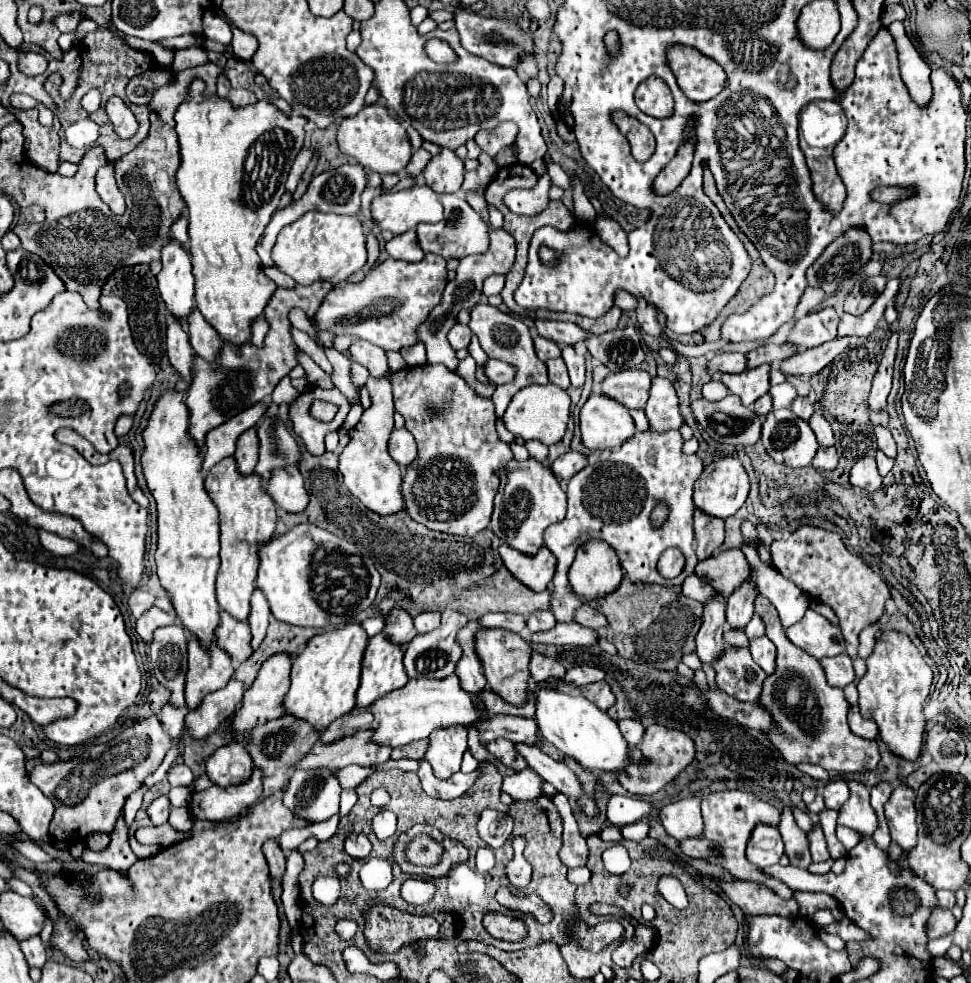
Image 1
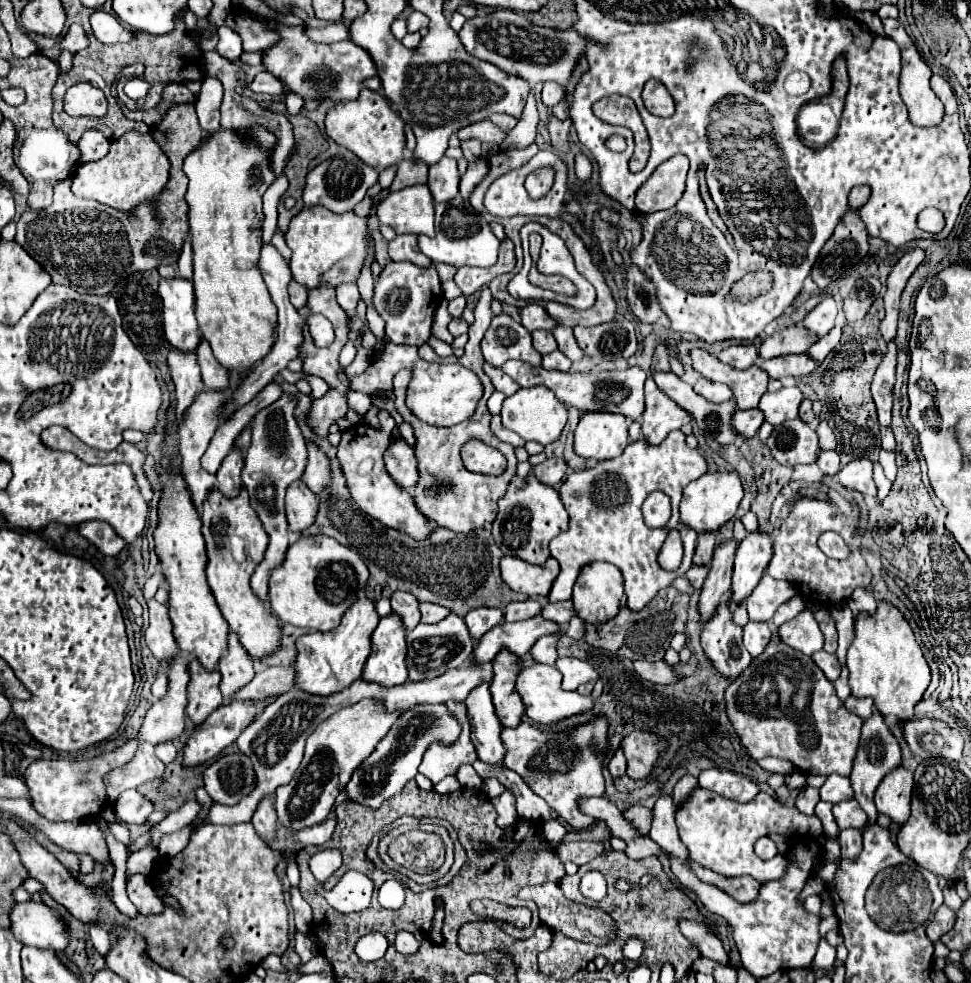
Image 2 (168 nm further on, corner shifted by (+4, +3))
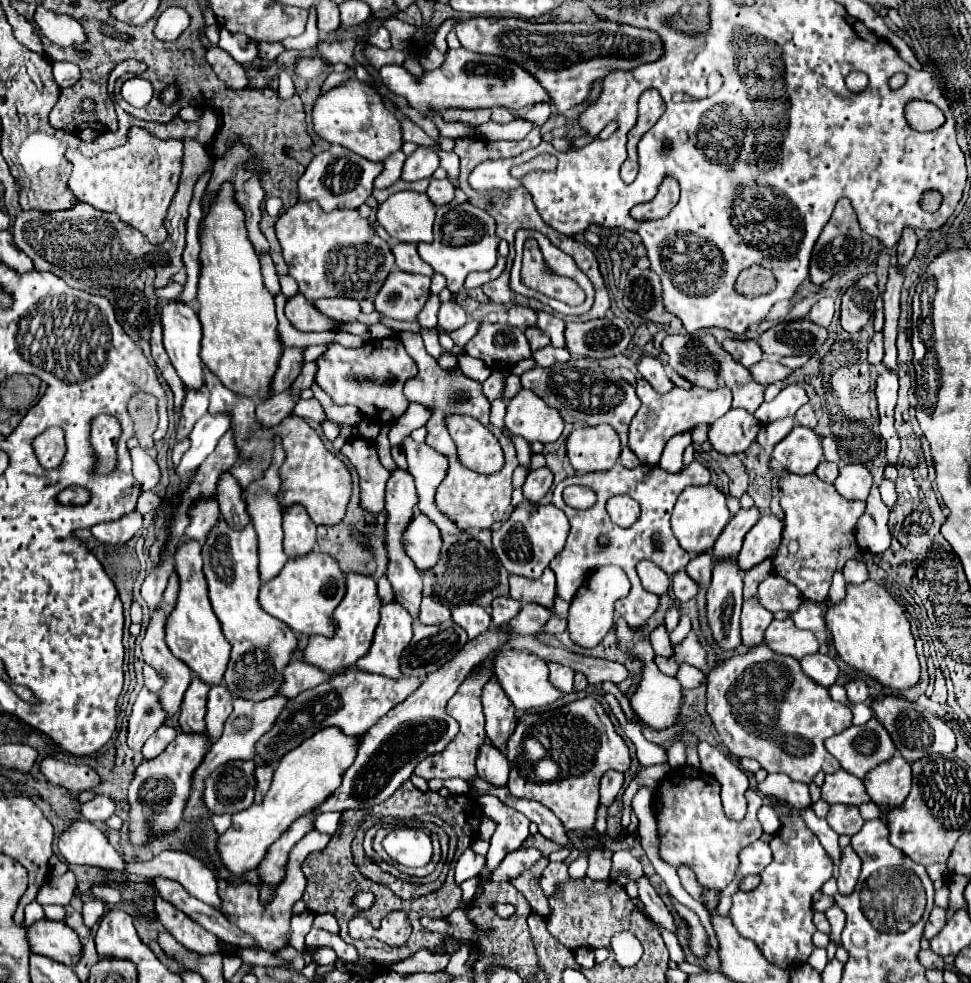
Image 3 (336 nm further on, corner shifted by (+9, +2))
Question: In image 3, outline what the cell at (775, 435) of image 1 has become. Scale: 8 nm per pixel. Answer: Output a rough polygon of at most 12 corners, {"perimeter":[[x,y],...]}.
{"perimeter":[[796,426],[772,456],[788,472],[814,474],[824,460],[818,434]]}

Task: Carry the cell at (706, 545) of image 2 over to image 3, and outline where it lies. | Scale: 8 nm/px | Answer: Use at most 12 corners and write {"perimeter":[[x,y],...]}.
{"perimeter":[[708,552],[694,556],[686,574],[708,586],[712,578],[712,558]]}

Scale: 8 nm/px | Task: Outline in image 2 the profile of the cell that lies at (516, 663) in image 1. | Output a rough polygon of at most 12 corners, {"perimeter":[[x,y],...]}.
{"perimeter":[[519,655],[493,657],[491,695],[505,727],[517,727],[525,713],[513,687]]}

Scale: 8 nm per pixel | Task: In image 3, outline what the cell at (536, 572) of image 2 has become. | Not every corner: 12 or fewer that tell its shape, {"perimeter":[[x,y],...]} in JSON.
{"perimeter":[[550,568],[540,580],[510,576],[510,596],[554,606],[556,580]]}

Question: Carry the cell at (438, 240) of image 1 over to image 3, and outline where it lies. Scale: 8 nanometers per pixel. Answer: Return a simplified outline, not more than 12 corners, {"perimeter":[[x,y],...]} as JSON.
{"perimeter":[[470,202],[440,206],[418,254],[456,294],[494,268],[496,222]]}

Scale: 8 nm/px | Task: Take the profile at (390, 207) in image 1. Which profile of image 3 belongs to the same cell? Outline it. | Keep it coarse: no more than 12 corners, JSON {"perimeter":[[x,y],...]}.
{"perimeter":[[396,192],[376,218],[396,242],[432,242],[436,206]]}

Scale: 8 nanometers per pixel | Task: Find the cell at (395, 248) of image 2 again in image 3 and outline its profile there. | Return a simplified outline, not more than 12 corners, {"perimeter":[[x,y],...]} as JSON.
{"perimeter":[[394,244],[396,266],[402,272],[432,278],[416,244]]}

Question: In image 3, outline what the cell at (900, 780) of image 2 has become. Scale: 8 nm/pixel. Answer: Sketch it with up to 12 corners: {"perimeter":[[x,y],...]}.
{"perimeter":[[898,752],[864,776],[872,802],[900,806],[912,768]]}

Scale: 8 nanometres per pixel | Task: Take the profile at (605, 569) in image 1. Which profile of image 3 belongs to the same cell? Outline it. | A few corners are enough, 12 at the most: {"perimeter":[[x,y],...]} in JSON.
{"perimeter":[[620,568],[592,572],[568,612],[570,640],[594,648],[628,596]]}

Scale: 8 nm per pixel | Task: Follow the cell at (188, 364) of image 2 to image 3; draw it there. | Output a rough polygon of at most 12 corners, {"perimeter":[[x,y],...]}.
{"perimeter":[[186,390],[178,422],[178,440],[190,436],[208,412],[208,392]]}

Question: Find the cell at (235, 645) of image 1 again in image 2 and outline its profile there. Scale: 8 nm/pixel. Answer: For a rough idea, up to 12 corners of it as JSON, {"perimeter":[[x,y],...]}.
{"perimeter":[[229,631],[219,687],[229,699],[255,675],[253,659]]}

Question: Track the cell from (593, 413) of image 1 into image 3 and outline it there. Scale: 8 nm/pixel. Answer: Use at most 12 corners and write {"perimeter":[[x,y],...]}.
{"perimeter":[[606,424],[574,428],[566,454],[576,472],[606,472],[620,438]]}

